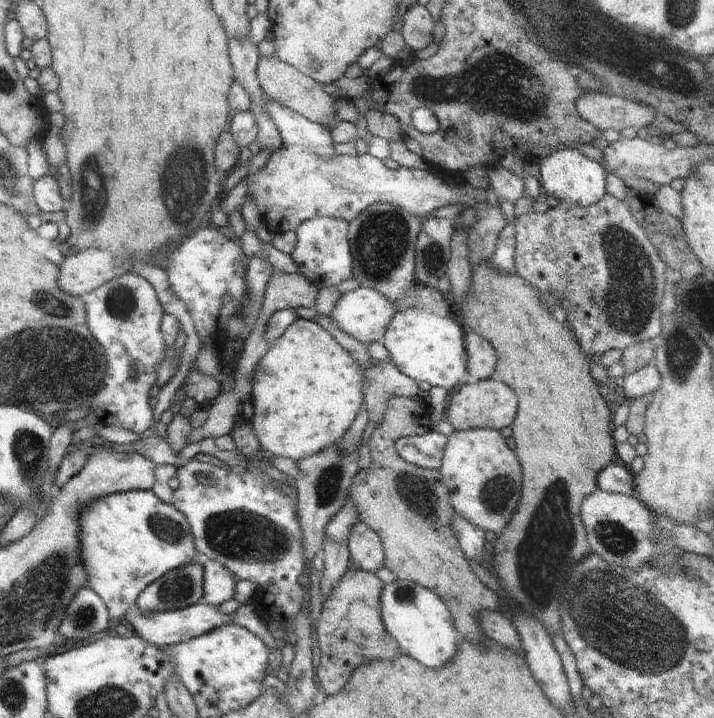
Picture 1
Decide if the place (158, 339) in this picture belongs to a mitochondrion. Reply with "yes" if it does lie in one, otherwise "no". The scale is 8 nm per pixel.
no

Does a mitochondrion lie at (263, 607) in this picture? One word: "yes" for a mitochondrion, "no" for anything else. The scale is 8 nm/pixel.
no

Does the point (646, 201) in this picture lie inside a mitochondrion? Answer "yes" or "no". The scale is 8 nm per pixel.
no

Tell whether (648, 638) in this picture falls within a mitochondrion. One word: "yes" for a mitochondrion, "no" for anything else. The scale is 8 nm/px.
yes

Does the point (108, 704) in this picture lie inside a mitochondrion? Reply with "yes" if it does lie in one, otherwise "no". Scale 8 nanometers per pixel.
yes

